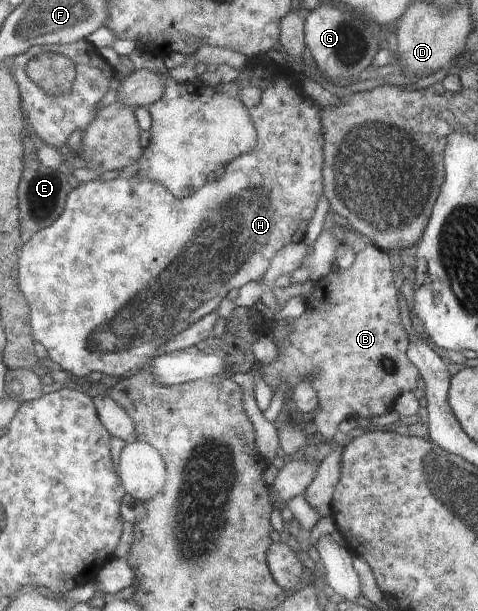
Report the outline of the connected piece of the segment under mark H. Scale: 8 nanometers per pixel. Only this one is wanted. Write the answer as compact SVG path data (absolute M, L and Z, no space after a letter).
M280 77L274 78L273 82L263 89L261 103L248 109L257 133L256 147L230 163L222 179L206 183L194 195L189 195L184 199L178 199L168 193L162 184L140 178L138 175L132 176L131 179L115 179L112 175L107 175L87 185L79 183L74 190L68 192L60 217L47 228L38 230L22 245L19 251L17 274L19 275L19 290L26 298L30 314L31 337L44 345L48 351L48 361L51 361L55 367L78 377L89 375L92 371L100 371L112 377L125 377L130 373L145 369L149 361L158 355L159 345L178 335L206 314L216 311L231 288L241 288L251 281L262 280L262 275L279 249L288 243L304 241L308 223L323 193L321 171L324 161L324 138L321 111L316 103L311 102L310 98L303 96L303 93L293 86L290 79Z

